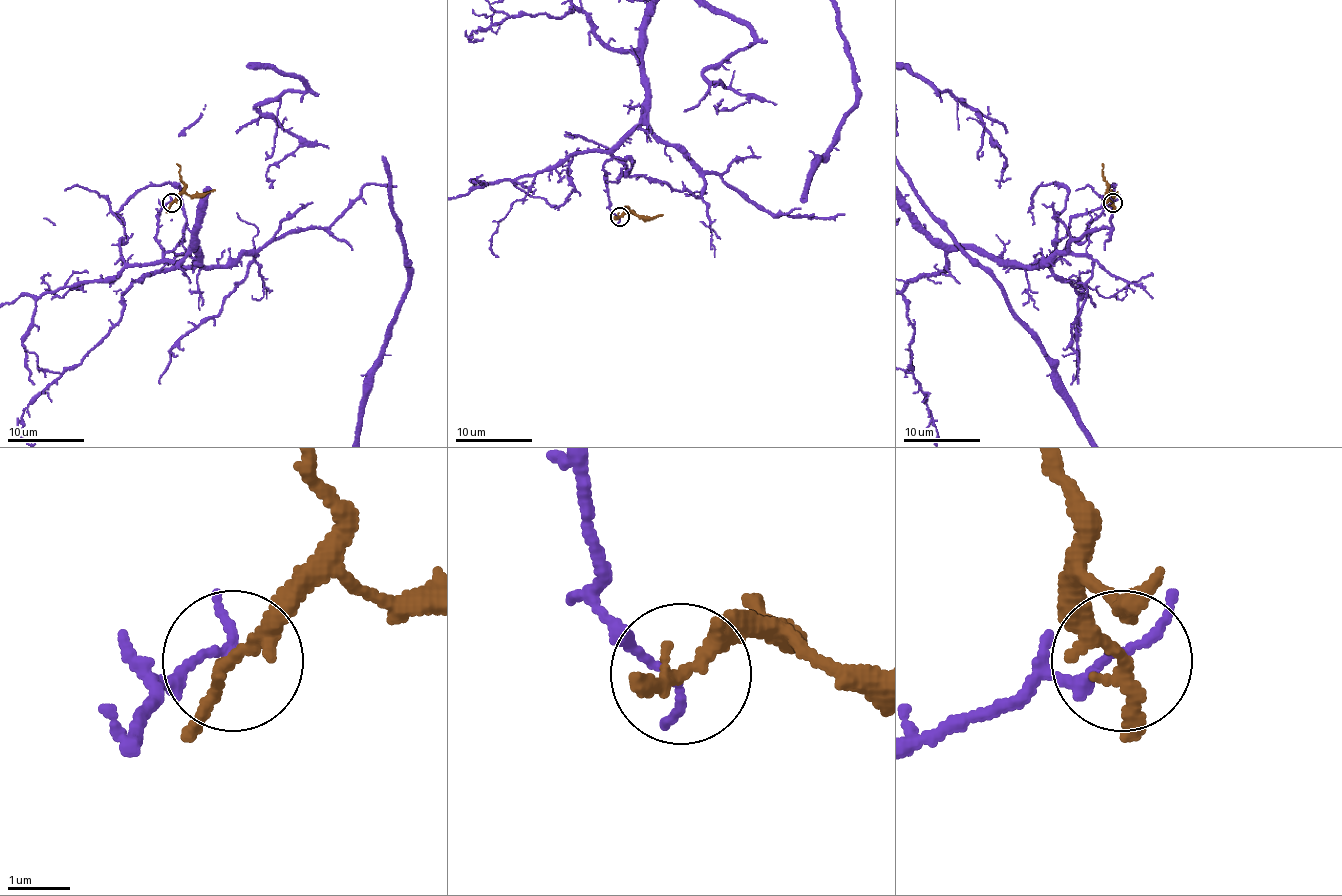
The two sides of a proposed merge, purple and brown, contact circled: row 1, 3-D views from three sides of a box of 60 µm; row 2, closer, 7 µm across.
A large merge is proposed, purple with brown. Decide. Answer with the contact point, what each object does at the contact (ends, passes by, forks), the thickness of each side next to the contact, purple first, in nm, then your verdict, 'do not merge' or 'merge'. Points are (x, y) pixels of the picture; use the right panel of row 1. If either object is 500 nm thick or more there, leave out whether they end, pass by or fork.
place (1112, 203); purple passes by; brown passes by; calibres 110 and 200 nm; do not merge

